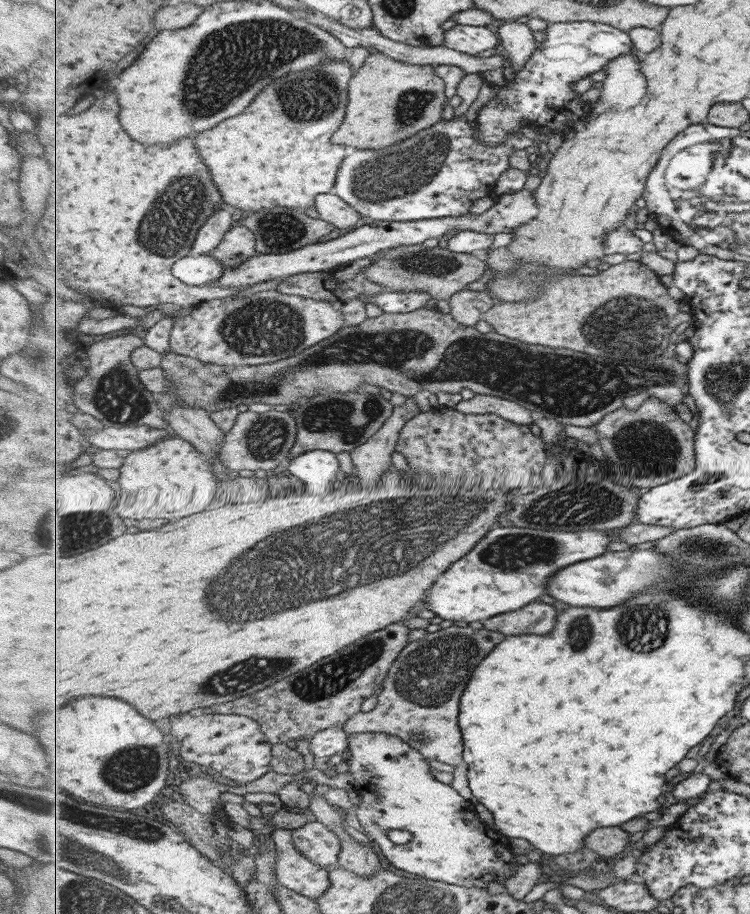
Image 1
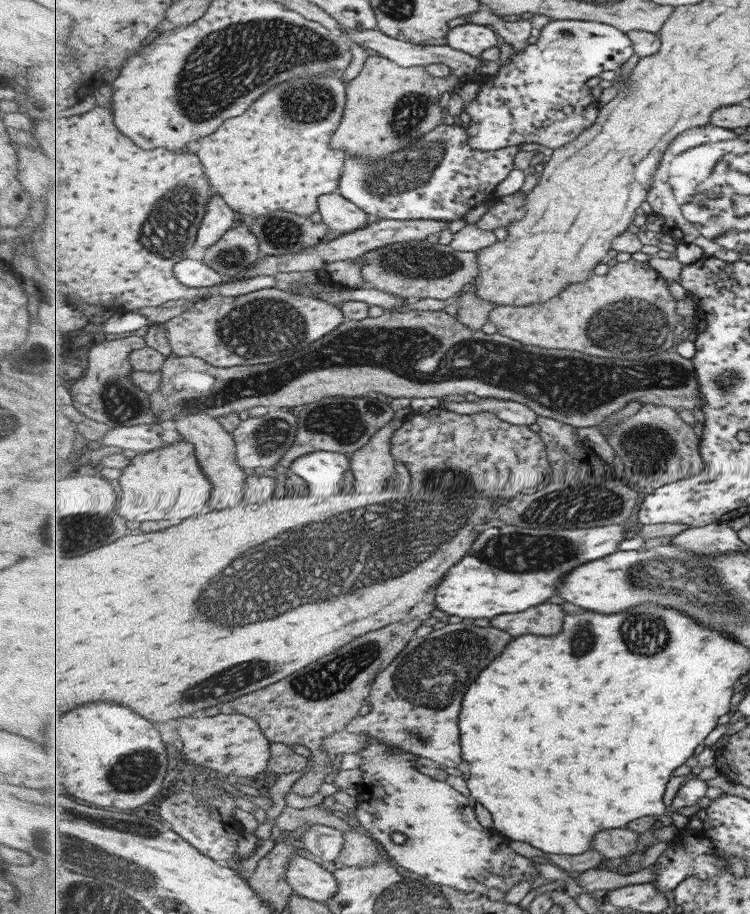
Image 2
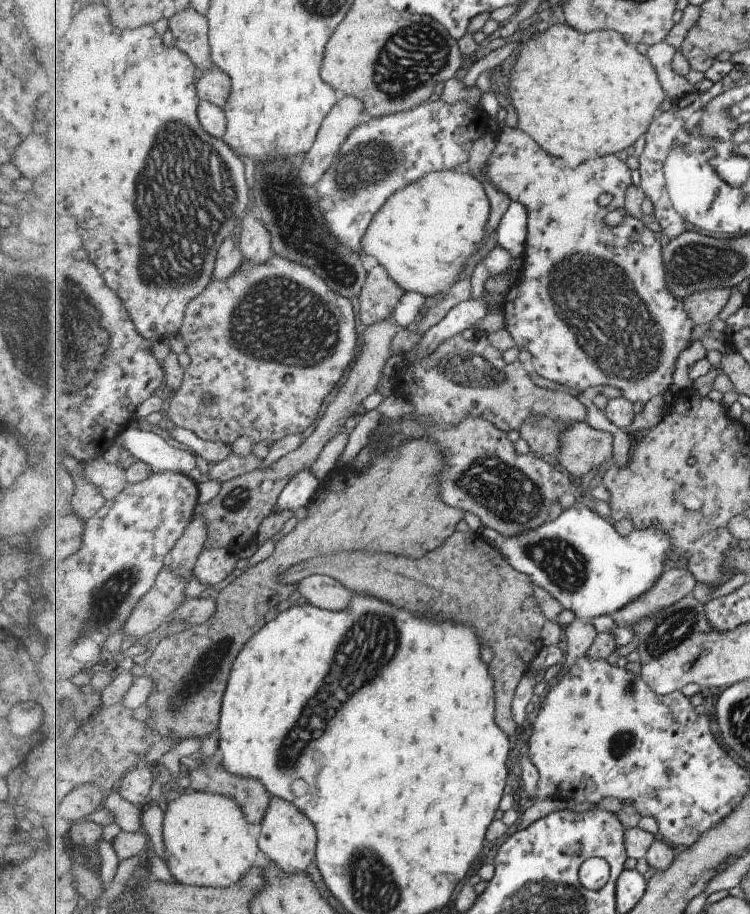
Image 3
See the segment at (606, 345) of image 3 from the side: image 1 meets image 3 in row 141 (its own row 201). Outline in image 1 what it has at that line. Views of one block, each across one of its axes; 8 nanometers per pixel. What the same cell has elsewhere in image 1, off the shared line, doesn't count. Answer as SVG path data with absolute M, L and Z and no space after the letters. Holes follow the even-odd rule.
M523 189L515 191L514 193L498 196L494 205L479 215L468 213L463 216L423 219L418 221L367 221L355 229L348 230L340 237L317 244L309 244L292 252L277 255L263 255L260 253L243 264L239 264L235 267L226 267L223 276L212 284L213 286L219 285L223 287L243 288L245 285L275 280L277 276L287 278L309 272L319 273L321 271L331 271L337 265L346 262L355 262L355 260L359 260L359 258L367 258L367 256L373 256L373 254L376 255L381 251L387 251L391 248L405 245L418 245L425 242L425 240L429 240L429 238L441 238L445 236L445 234L449 234L453 229L455 229L456 232L473 230L487 234L497 234L497 232L515 234L517 227L529 223L529 219L537 217L538 214L539 208L537 206L537 200L535 200L535 192L533 190Z

